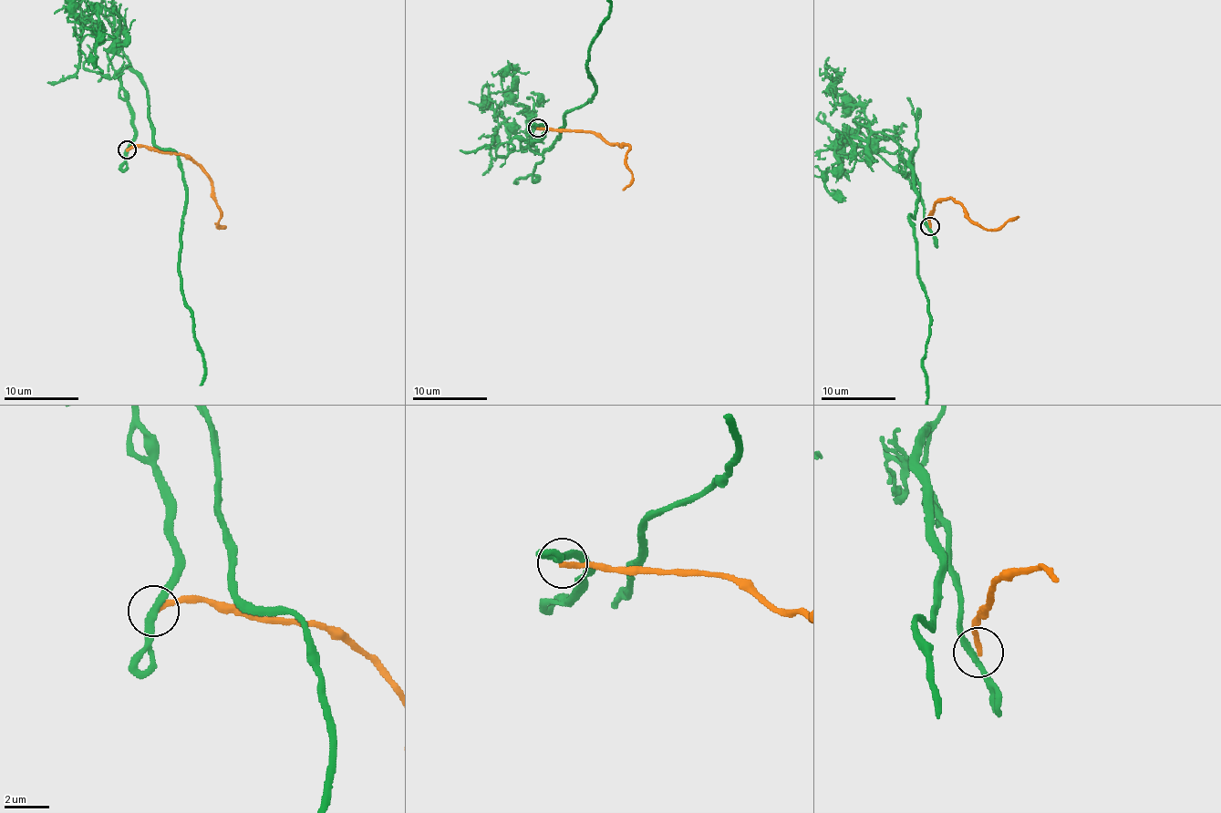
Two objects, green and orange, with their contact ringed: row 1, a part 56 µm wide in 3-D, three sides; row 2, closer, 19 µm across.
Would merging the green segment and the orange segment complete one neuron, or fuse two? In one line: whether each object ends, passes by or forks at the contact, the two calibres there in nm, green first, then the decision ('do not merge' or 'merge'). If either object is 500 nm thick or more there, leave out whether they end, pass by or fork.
green passes by | orange ends | 280/260 nm | do not merge

